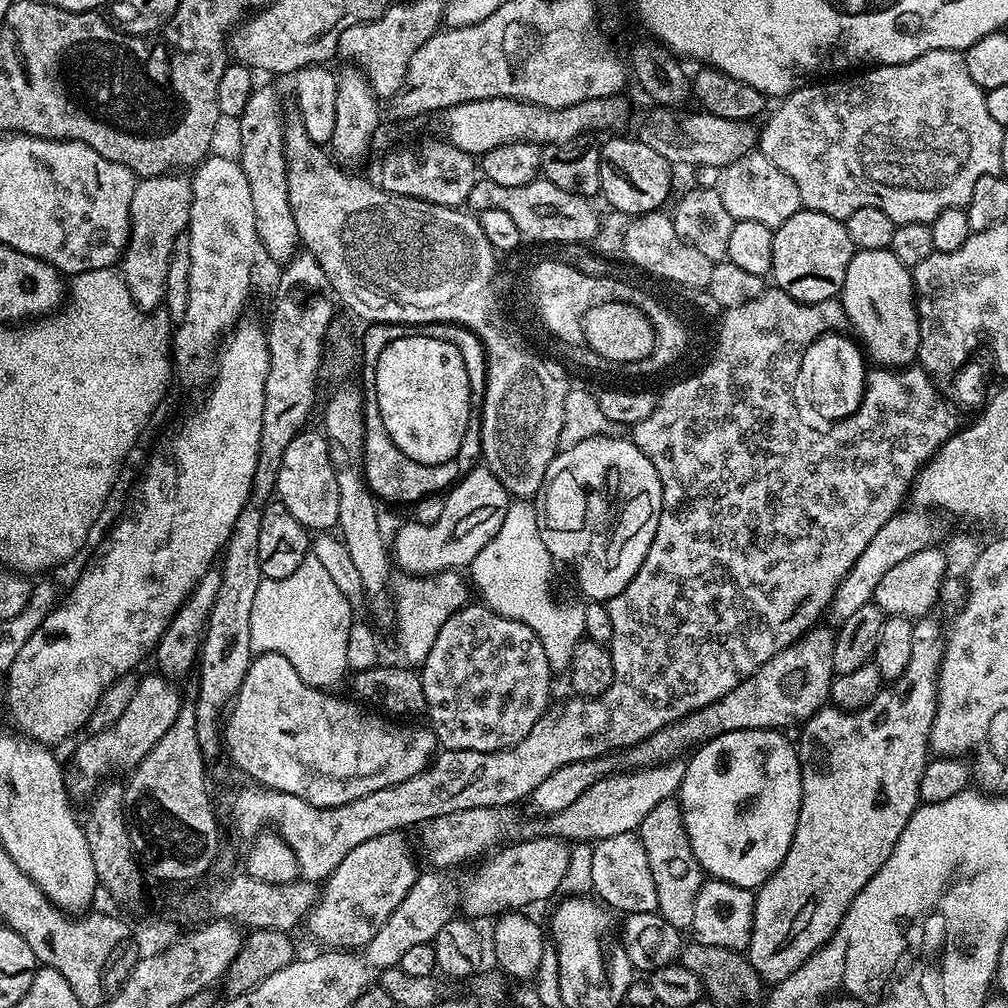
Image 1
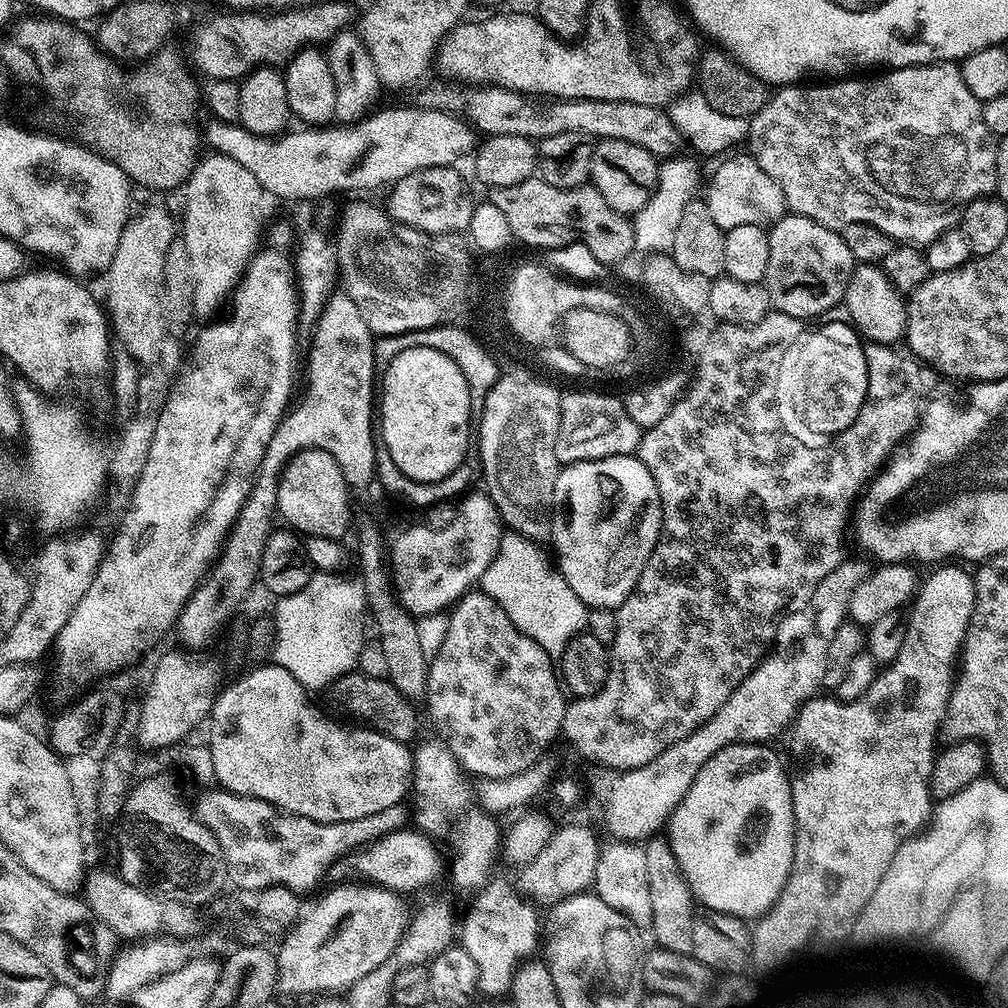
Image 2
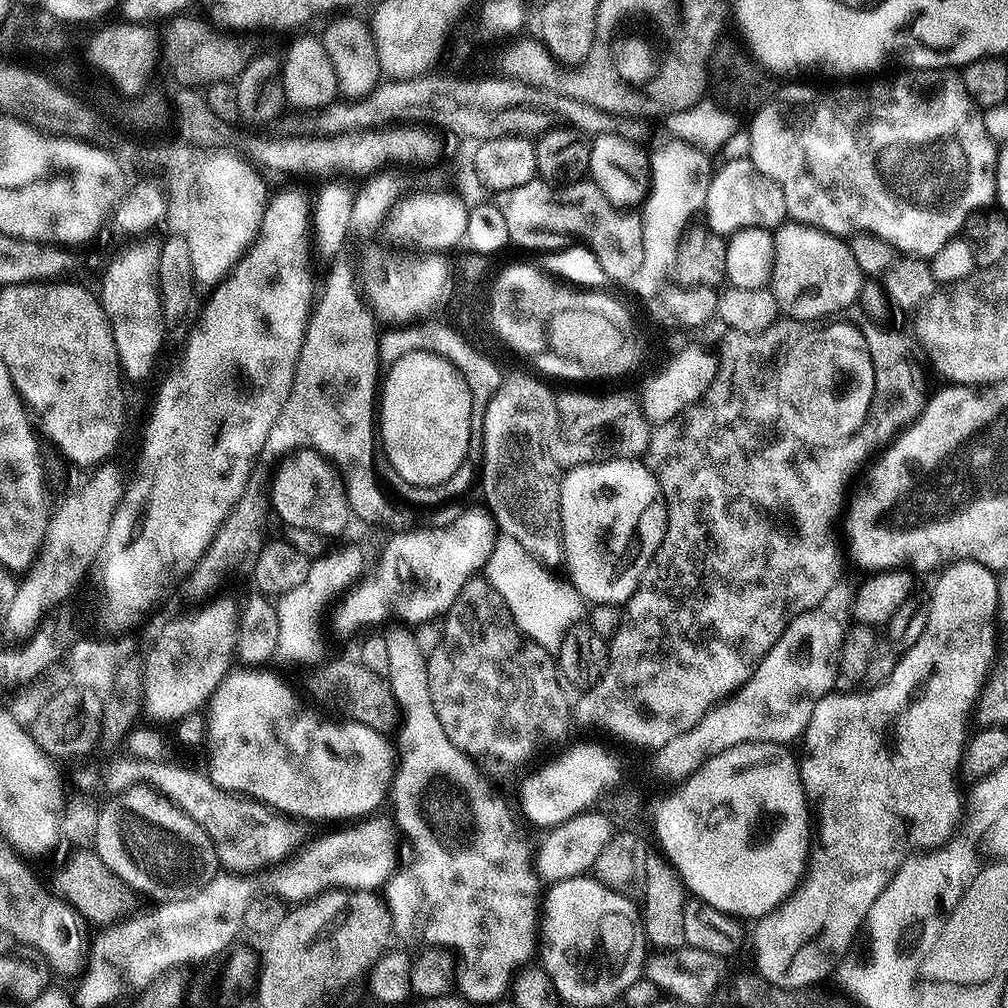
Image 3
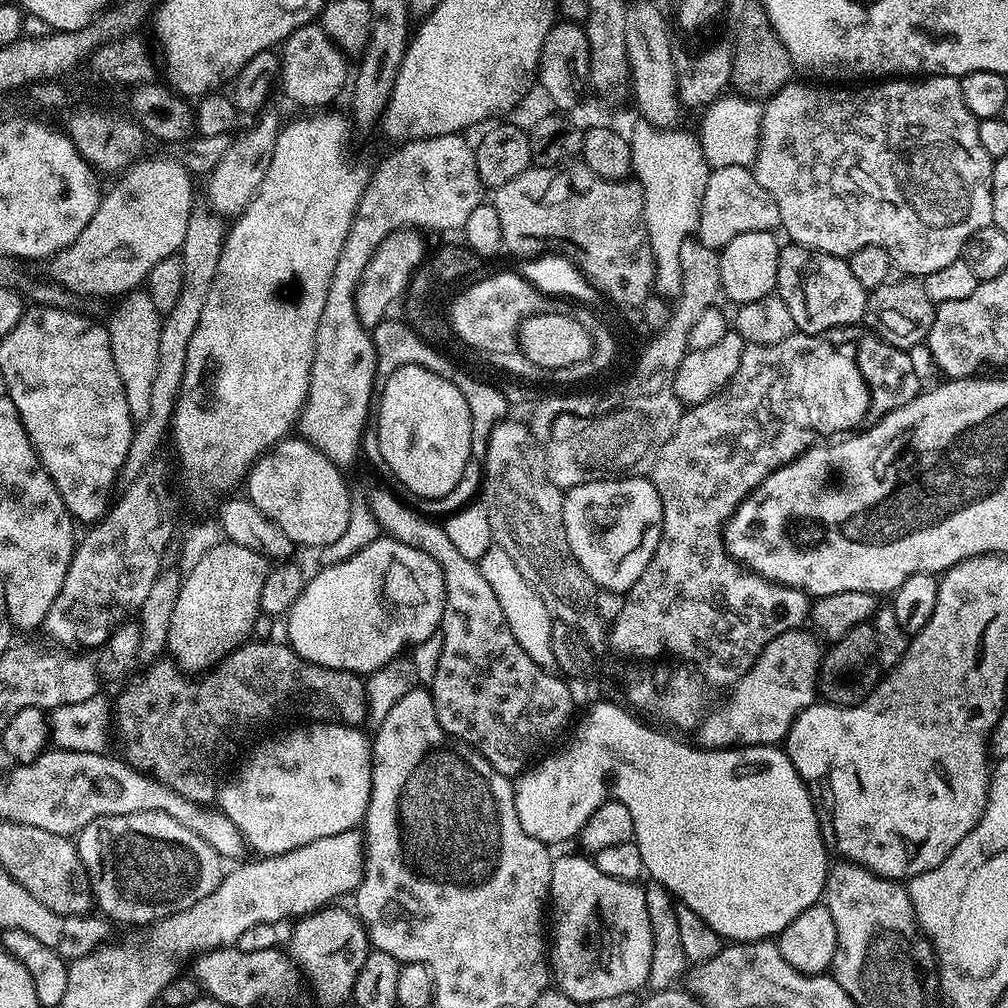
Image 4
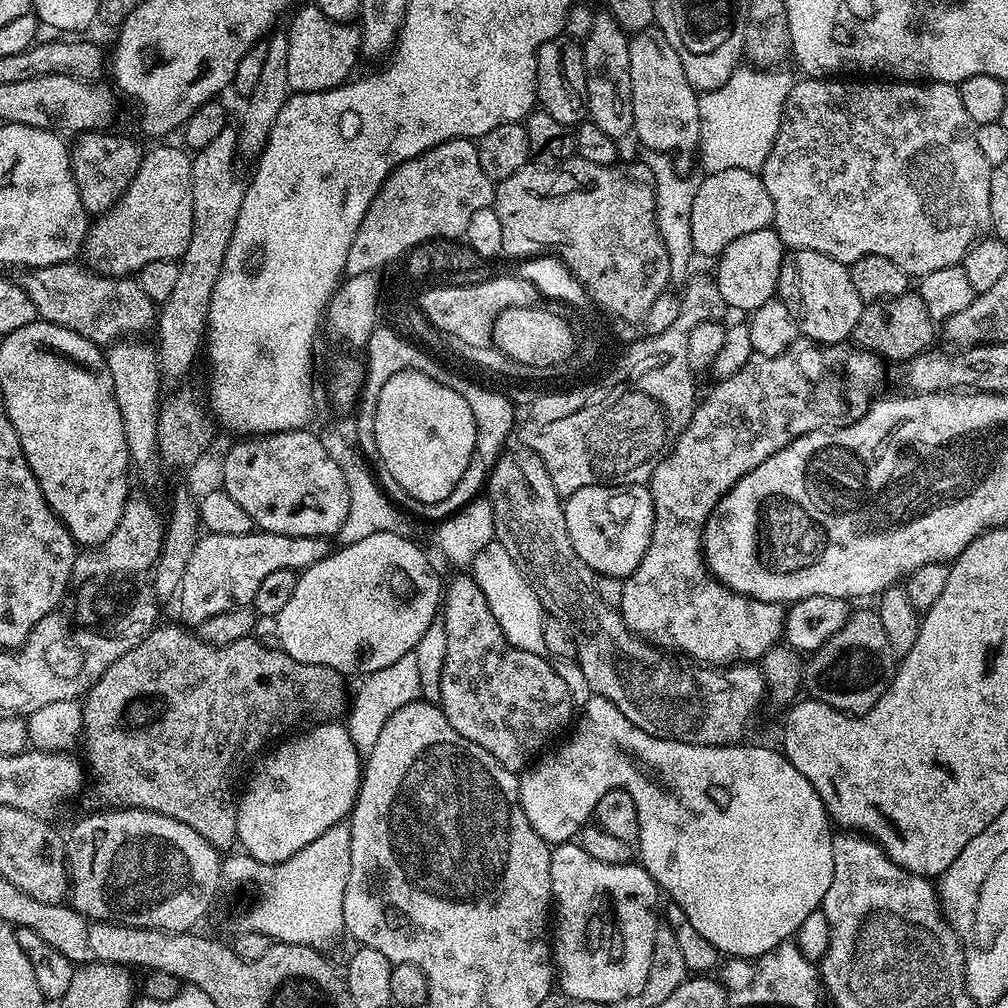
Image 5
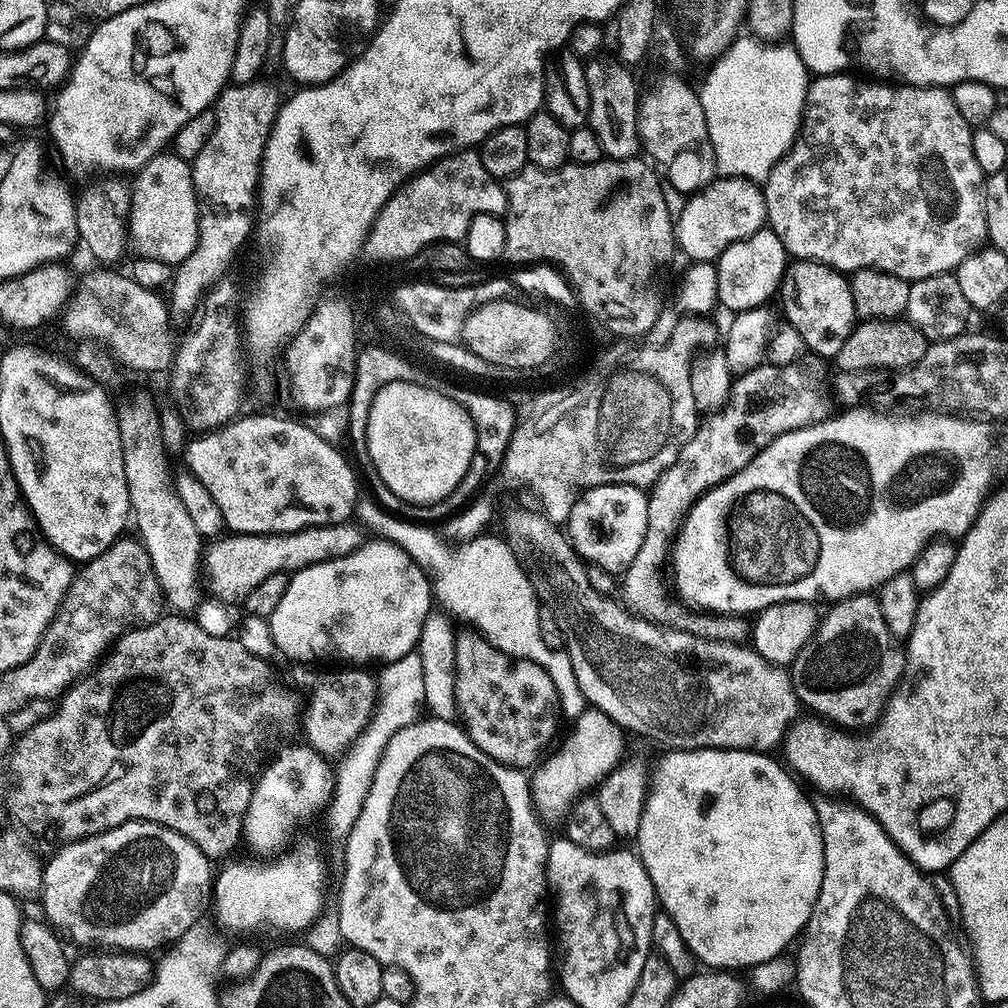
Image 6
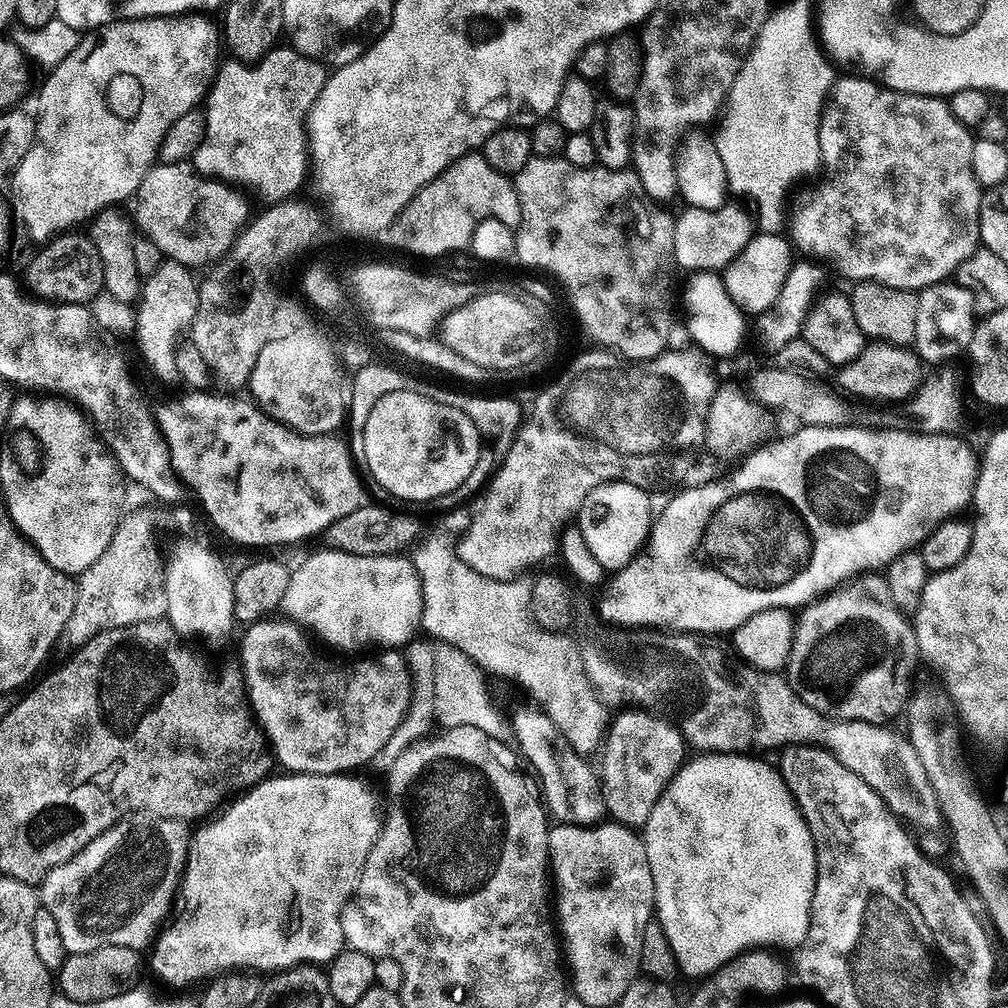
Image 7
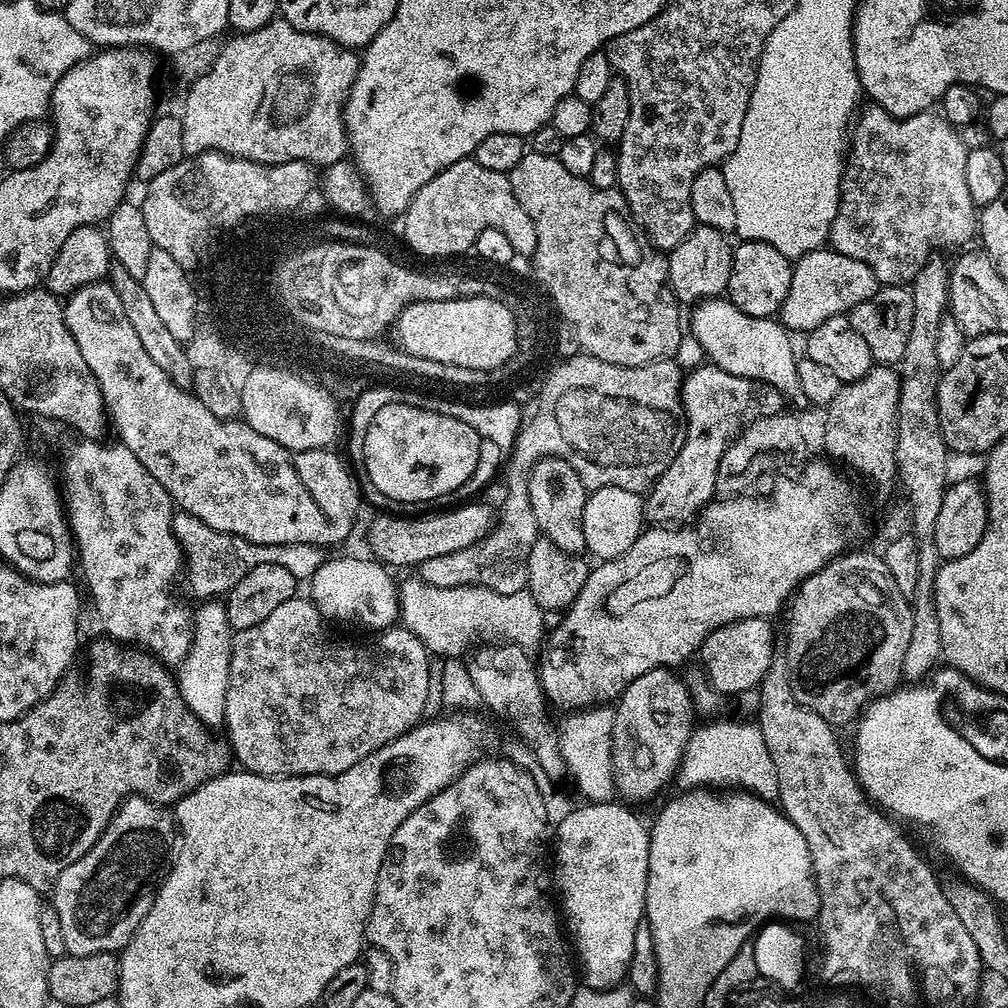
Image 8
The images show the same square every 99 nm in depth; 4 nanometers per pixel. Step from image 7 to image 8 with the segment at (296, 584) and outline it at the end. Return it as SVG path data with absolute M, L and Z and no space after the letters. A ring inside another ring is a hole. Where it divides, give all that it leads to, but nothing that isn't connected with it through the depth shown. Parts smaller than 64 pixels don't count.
M344 556L341 560L325 559L324 565L310 581L310 599L321 616L329 621L357 620L375 630L390 628L397 623L400 614L397 581L392 581L393 573L385 565L375 559L367 559L355 560L352 556Z

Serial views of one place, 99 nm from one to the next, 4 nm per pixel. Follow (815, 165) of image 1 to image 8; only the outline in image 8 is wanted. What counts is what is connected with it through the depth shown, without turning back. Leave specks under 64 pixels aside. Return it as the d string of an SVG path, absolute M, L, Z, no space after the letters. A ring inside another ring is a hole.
M869 103L867 105L868 109L861 111L859 113L858 119L855 121L854 127L850 132L850 143L848 146L848 151L846 153L846 163L844 166L844 177L840 183L840 205L838 206L838 214L834 218L832 223L832 229L828 232L828 240L830 241L831 247L837 252L841 252L843 255L848 255L850 258L857 259L859 262L864 262L866 266L873 271L876 275L876 279L879 280L879 283L884 286L908 286L911 285L915 276L918 274L919 270L927 261L929 257L933 254L939 253L939 248L956 248L959 249L961 246L959 244L964 244L967 242L971 236L975 237L978 232L978 205L970 198L970 190L966 187L966 158L968 157L968 150L964 148L962 138L960 137L959 131L953 128L947 120L944 119L943 115L937 114L935 111L929 110L926 112L919 112L913 116L891 116L886 110L882 110L877 104Z

